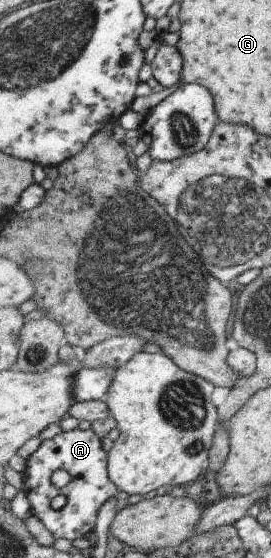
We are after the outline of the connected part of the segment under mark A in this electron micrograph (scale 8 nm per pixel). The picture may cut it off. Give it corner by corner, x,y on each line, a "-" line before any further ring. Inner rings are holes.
74,428
62,431
53,438
42,440
38,449
26,460
25,469
23,473
25,478
21,478
18,483
25,492
32,514
56,539
63,537
72,541
92,533
100,509
112,497
122,497
109,476
109,452
104,451
101,436
92,429
-
62,469
69,473
71,480
64,487
58,487
52,483
52,477
56,471
-
58,495
63,495
67,500
67,504
60,510
52,507
52,501

